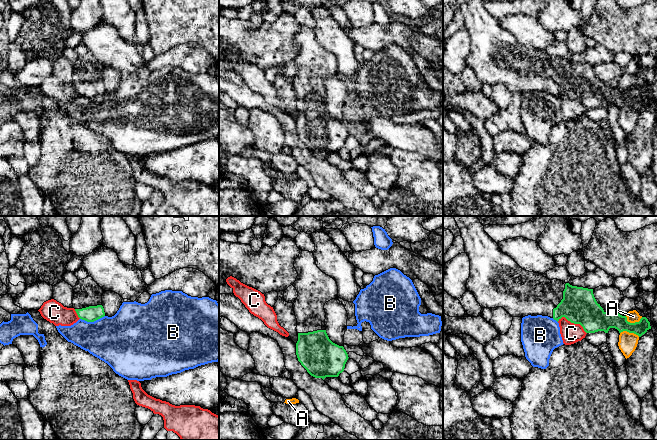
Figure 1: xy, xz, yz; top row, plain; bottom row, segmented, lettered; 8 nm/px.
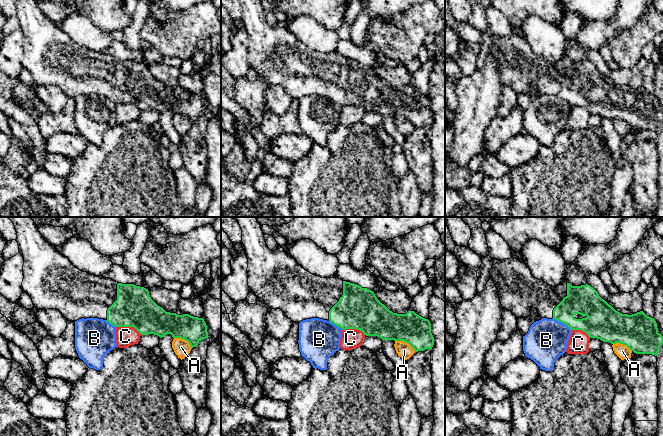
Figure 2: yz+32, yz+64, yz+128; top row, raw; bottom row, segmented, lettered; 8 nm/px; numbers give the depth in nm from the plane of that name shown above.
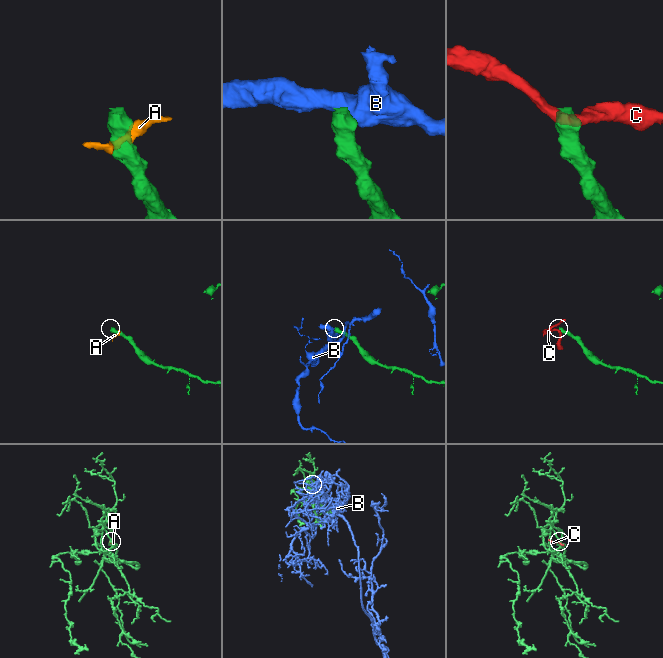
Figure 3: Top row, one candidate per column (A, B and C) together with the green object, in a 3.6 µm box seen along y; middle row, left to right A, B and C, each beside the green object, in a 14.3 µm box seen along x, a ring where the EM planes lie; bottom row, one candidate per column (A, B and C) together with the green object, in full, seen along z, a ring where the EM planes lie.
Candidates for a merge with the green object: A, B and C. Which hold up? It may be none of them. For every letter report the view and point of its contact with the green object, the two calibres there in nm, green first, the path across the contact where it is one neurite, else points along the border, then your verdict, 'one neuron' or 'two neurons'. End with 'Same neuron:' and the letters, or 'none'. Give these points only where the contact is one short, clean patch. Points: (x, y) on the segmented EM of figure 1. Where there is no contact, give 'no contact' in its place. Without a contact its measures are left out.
A: yz (633, 323) | 160/100 nm | two neurons
B: xy (92, 321) | 130/400 nm | along xy (104, 315), (93, 321), (80, 319) | two neurons
C: yz (573, 322) | 280/160 nm | along yz (557, 321), (565, 317), (571, 322), (578, 323), (586, 333) | two neurons
Same neuron: none

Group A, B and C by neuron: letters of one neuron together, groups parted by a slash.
A / B / C

